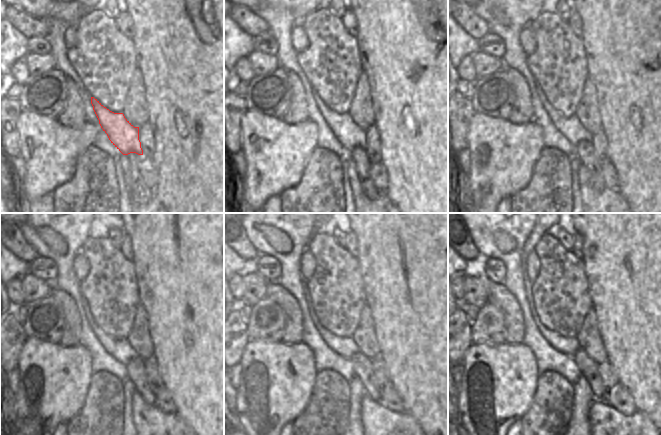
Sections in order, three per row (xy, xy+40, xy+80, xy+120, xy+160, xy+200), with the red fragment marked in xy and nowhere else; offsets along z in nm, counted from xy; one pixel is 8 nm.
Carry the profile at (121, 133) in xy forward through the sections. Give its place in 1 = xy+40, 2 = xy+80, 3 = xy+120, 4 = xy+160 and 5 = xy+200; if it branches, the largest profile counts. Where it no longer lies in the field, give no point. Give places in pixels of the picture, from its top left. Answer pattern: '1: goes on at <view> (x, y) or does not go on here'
1: goes on at xy+40 (351, 136)
2: goes on at xy+80 (568, 125)
3: goes on at xy+120 (120, 349)
4: goes on at xy+160 (345, 346)
5: goes on at xy+200 (568, 345)

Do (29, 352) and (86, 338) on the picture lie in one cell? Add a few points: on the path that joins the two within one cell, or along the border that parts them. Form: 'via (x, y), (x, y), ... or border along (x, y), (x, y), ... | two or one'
border along (79, 344), (88, 350), (90, 365) | two

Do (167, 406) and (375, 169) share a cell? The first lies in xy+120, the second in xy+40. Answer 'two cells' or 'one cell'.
one cell

